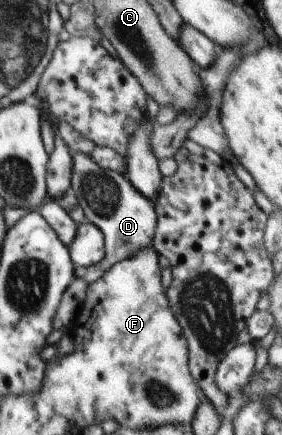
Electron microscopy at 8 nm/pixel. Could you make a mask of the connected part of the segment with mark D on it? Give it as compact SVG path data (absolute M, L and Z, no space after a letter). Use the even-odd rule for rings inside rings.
M71 151L73 174L71 191L83 208L86 220L101 229L104 234L105 258L89 268L76 267L75 279L83 278L87 283L99 280L117 262L133 258L141 248L151 248L157 228L157 213L154 202L147 200L126 175L97 166L90 156Z

